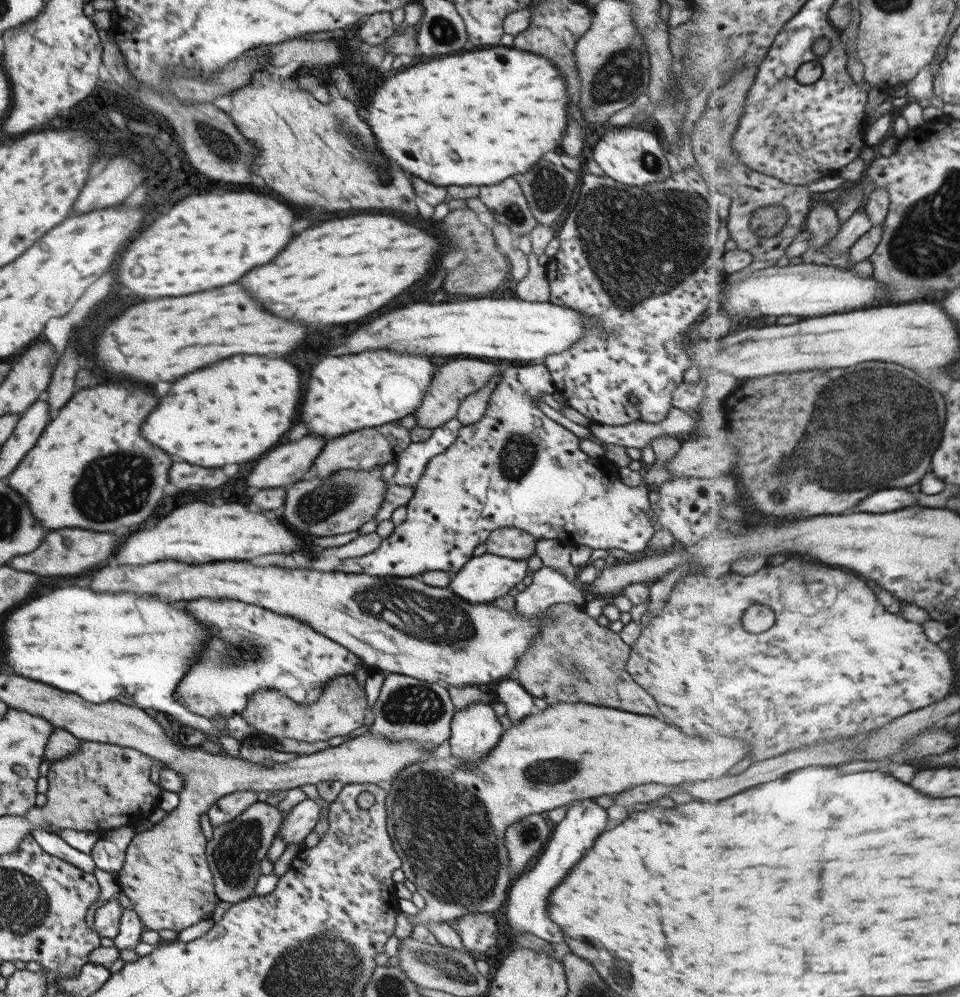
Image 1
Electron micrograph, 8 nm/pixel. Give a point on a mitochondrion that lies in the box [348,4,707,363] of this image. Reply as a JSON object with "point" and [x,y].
{"point":[620,75]}

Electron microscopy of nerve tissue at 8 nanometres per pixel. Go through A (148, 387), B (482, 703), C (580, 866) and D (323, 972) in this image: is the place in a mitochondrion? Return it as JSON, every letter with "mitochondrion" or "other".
{"A":"other","B":"other","C":"other","D":"mitochondrion"}

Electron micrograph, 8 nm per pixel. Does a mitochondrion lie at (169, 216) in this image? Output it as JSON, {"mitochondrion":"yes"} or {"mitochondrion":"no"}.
{"mitochondrion":"no"}

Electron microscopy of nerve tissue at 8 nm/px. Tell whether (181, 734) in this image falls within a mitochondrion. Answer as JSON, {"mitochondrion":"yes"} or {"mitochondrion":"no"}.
{"mitochondrion":"no"}

